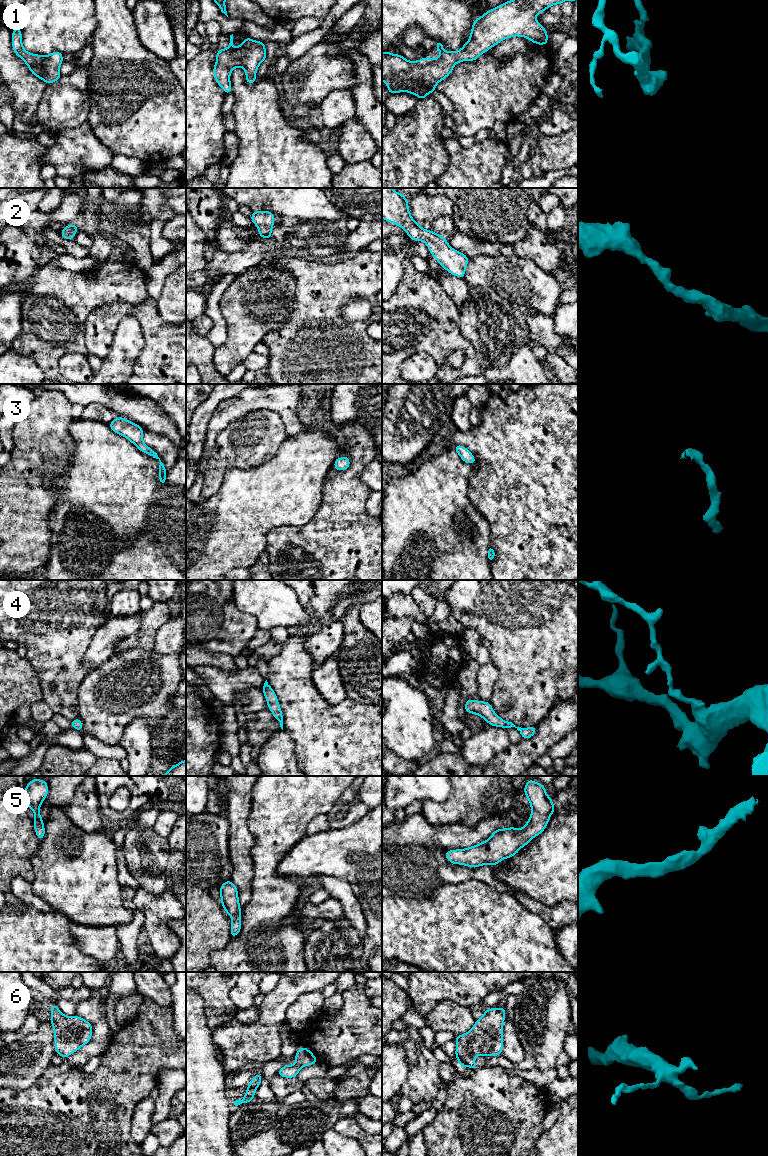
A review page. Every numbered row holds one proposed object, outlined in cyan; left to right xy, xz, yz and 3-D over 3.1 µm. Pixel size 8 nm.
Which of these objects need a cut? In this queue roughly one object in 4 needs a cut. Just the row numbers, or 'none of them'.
none of them

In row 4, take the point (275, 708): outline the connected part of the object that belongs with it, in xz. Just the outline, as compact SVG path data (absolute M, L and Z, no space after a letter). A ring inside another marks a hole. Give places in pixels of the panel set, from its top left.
M267 680L265 681L262 692L266 698L267 706L272 712L273 717L280 722L280 727L283 730L283 715L281 707L278 703L278 698L272 687L268 684Z

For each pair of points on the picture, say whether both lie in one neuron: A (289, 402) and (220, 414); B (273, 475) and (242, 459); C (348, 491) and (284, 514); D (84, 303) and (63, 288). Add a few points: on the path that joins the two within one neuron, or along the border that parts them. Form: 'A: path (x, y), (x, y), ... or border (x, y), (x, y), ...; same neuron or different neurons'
A: path (272, 401), (247, 401), (237, 407); same neuron
B: border (276, 452), (270, 459), (256, 466), (234, 468); different neurons
C: border (326, 478), (323, 484), (322, 503), (308, 521); different neurons
D: path (79, 298), (73, 298), (68, 293); same neuron

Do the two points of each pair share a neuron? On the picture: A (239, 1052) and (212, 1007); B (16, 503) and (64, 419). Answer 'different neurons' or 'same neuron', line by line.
A: different neurons
B: same neuron

